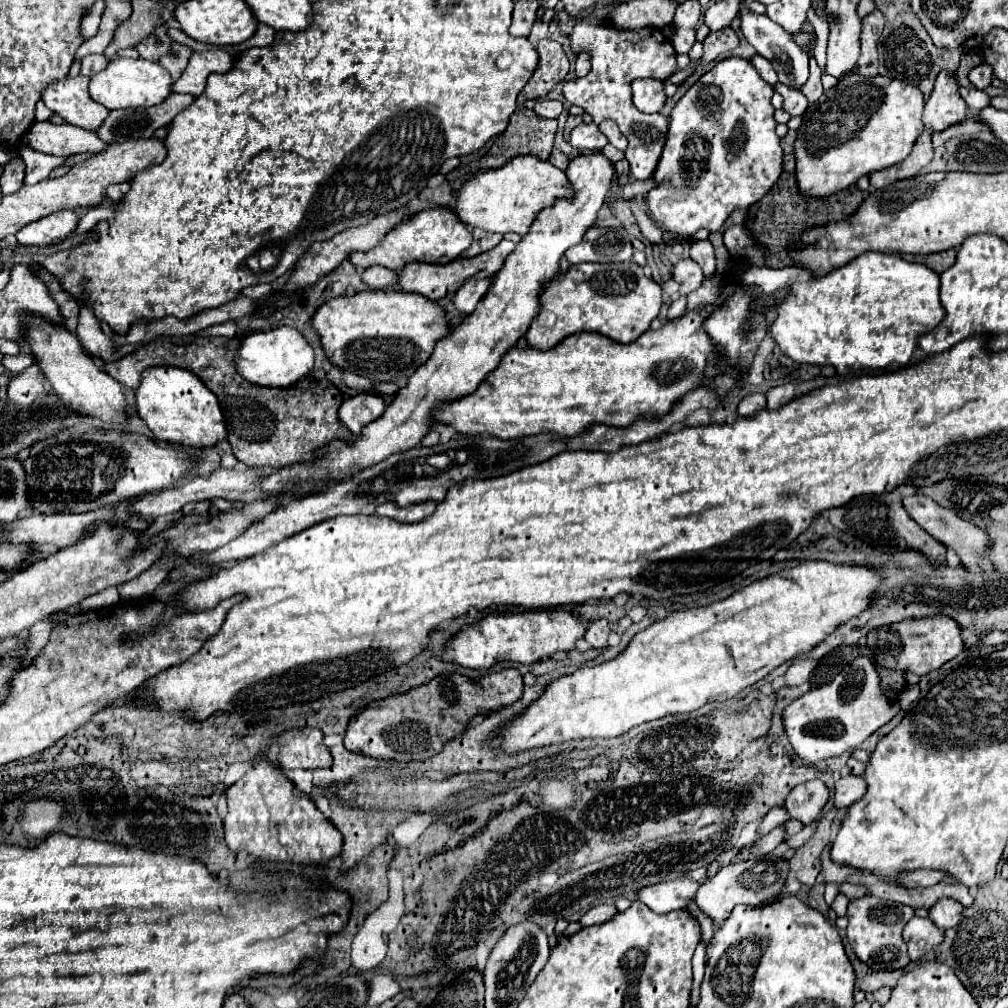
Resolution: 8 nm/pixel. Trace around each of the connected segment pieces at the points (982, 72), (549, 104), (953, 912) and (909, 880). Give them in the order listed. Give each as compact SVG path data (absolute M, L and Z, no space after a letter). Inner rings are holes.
M982 63L978 67L974 67L970 73L968 73L968 79L970 83L976 87L976 89L986 89L992 81L992 71L990 71L990 65Z
M542 99L542 101L536 101L534 109L532 109L538 117L544 117L544 119L558 119L558 115L562 113L562 103L560 101L548 101L548 99Z
M940 899L932 909L930 909L930 919L936 923L940 929L950 929L956 927L962 919L964 907L956 899Z
M924 869L924 871L914 871L914 873L902 873L902 875L898 875L898 881L904 887L932 887L936 883L942 883L948 877L950 875L946 871Z

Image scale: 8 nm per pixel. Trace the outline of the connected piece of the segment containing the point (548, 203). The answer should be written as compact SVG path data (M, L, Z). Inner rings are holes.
M512 159L506 167L490 169L480 173L472 181L468 181L460 193L456 203L458 219L466 225L480 227L490 233L518 233L526 235L536 221L542 209L548 209L556 203L556 199L574 199L572 185L564 171L554 167L550 161L540 159Z

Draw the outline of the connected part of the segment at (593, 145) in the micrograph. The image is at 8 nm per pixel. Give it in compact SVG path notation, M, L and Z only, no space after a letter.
M582 123L582 125L574 127L570 133L570 145L576 149L594 151L594 149L602 149L606 143L608 143L608 139L598 129L596 123Z

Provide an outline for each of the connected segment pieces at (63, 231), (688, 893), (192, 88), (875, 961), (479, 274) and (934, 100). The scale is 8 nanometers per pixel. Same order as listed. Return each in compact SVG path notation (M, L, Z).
M58 211L58 215L46 215L38 223L30 223L16 233L18 243L22 245L46 245L58 237L72 233L78 225L76 211Z
M678 877L658 885L648 885L648 887L642 887L632 899L620 897L616 901L616 909L626 911L626 907L630 907L634 901L640 901L656 913L668 913L678 909L690 911L690 903L694 901L694 895L698 891L696 885L698 883L690 877Z
M208 49L208 51L194 51L190 63L182 77L172 83L174 93L190 93L194 97L204 93L206 79L212 73L224 75L232 71L240 53L230 53L224 49Z
M866 895L848 903L848 927L846 939L856 957L874 971L896 971L904 969L910 959L906 953L906 943L902 939L904 925L914 917L914 909L894 901L884 901L874 895Z
M503 239L494 249L472 257L472 259L454 259L452 263L446 265L426 265L426 263L406 263L406 267L398 273L398 287L402 291L412 291L412 293L420 293L432 301L438 301L442 297L446 297L448 293L458 291L464 281L469 279L484 279L484 277L494 277L496 271L500 271L506 255L511 253L516 245L508 240Z
M942 71L936 79L930 99L926 101L922 121L934 133L942 133L962 119L966 119L966 103L958 95L956 77Z

